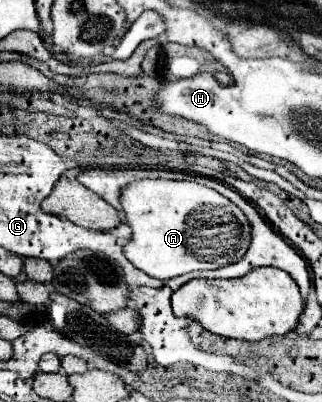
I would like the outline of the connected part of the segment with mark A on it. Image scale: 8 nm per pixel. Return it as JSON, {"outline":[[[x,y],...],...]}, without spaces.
{"outline":[[[138,179],[122,189],[120,205],[124,221],[132,229],[132,239],[124,245],[124,257],[156,279],[236,263],[250,245],[250,225],[244,213],[214,189],[198,183]]]}

